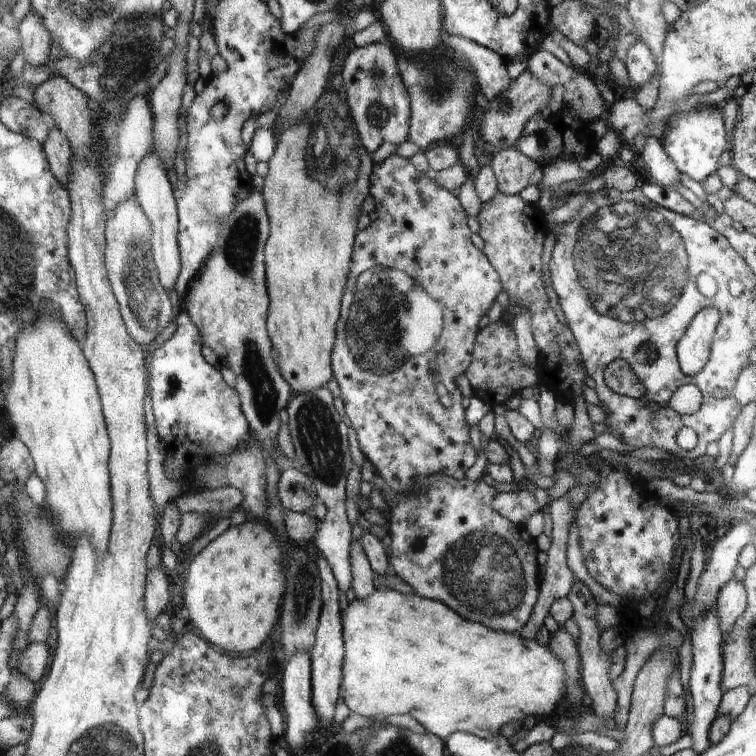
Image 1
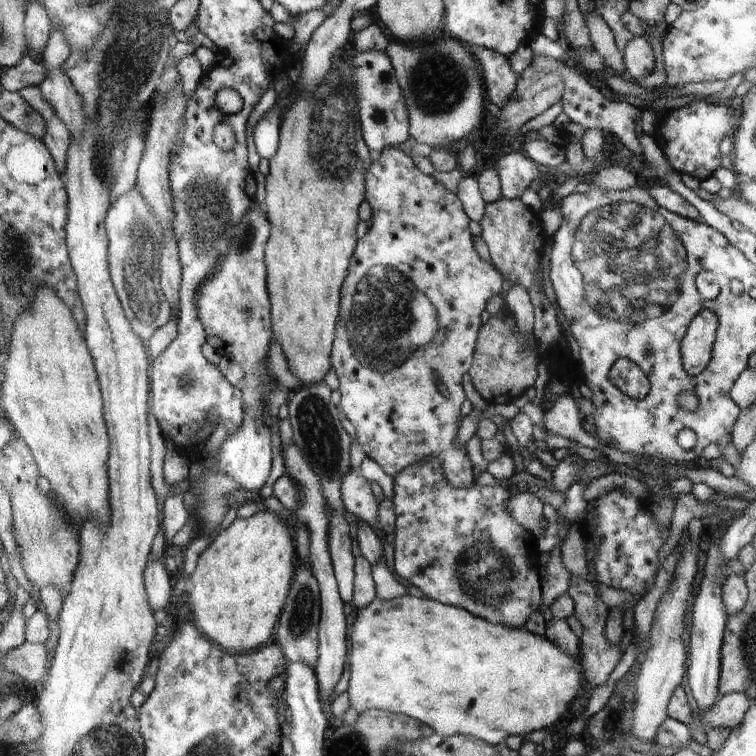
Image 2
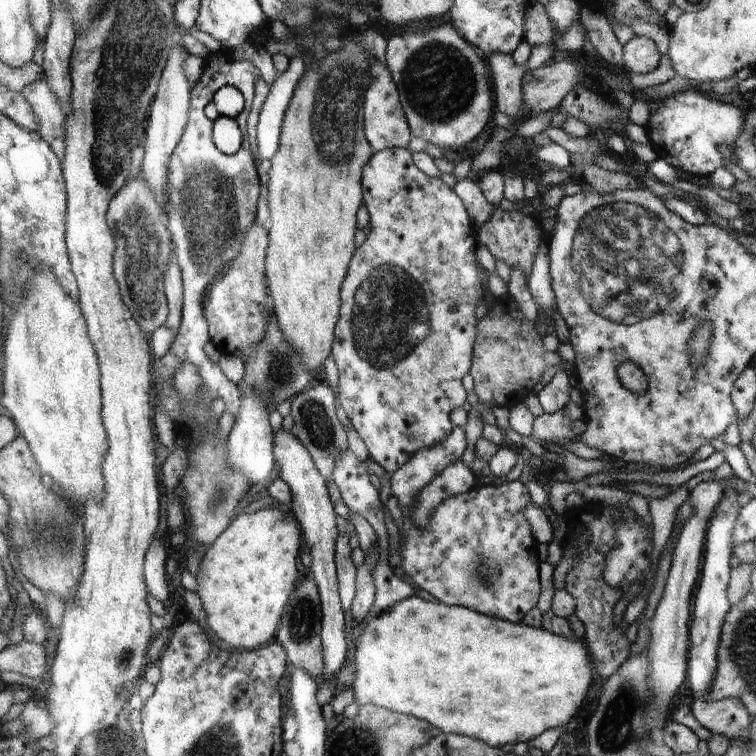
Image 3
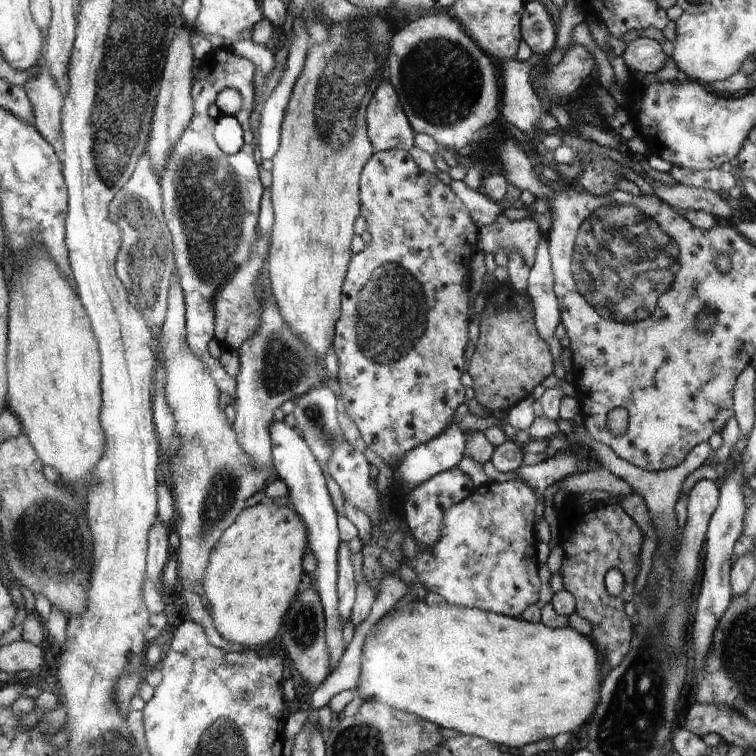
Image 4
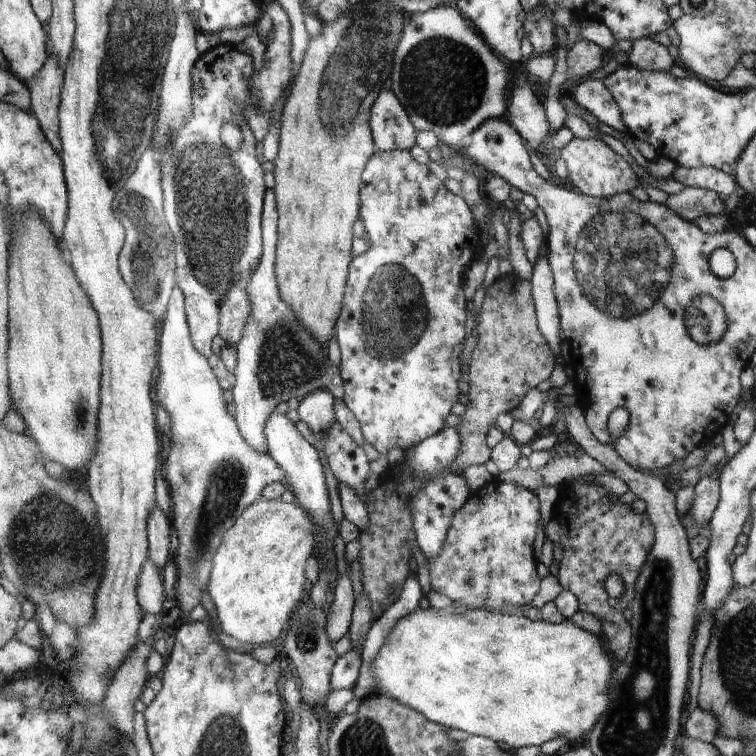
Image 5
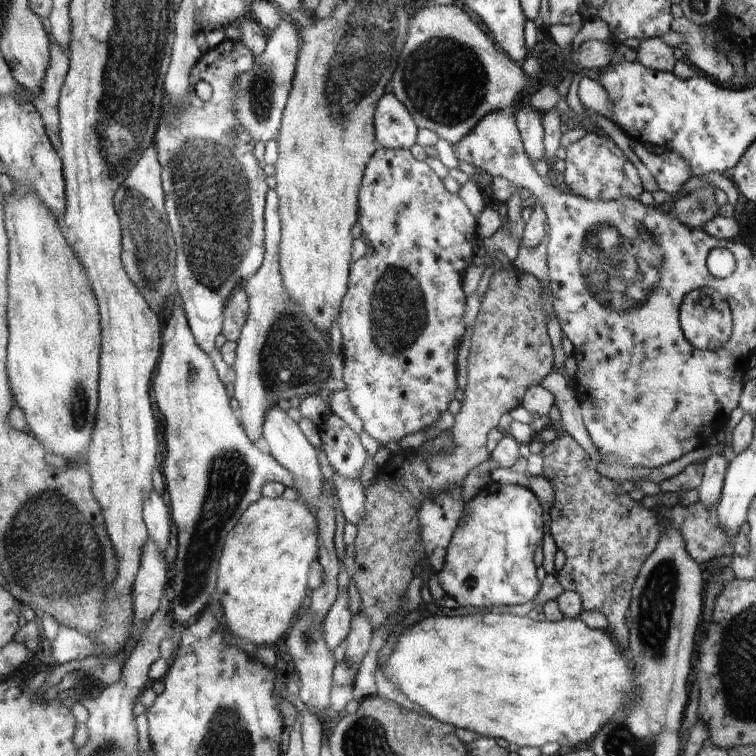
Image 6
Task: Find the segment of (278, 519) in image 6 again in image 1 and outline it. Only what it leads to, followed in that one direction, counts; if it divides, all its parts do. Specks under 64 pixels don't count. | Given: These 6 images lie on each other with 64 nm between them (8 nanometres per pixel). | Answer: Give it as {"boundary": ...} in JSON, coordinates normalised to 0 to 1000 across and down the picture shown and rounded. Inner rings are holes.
{"boundary":[[[313,689],[288,710],[283,712],[249,749],[249,762],[243,767],[243,802],[251,812],[251,820],[262,836],[275,847],[275,852],[288,854],[296,862],[328,862],[341,860],[368,817],[368,802],[373,791],[373,762],[376,751],[370,746],[376,730],[370,730],[370,717],[353,689]]]}

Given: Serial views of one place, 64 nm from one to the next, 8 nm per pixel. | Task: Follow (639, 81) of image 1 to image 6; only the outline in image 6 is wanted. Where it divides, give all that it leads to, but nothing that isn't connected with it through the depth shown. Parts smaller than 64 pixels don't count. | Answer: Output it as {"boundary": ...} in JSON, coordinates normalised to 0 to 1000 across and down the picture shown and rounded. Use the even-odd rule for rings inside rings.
{"boundary":[[[874,49],[848,53],[847,61],[841,65],[841,81],[854,90],[885,97],[889,97],[894,82],[889,66],[876,56]]]}

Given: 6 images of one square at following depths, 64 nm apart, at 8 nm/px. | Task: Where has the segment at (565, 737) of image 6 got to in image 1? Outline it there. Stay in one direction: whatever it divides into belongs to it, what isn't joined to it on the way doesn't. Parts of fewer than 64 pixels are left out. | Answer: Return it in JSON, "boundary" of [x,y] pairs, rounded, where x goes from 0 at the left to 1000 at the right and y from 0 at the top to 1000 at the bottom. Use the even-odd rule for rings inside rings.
{"boundary":[[[501,778],[489,788],[489,791],[468,791],[460,798],[460,804],[452,808],[452,821],[455,825],[455,884],[454,884],[454,905],[452,923],[455,931],[466,942],[483,947],[484,950],[497,950],[497,947],[508,947],[515,950],[524,944],[542,944],[550,955],[556,955],[566,968],[577,968],[579,974],[595,974],[598,968],[619,968],[627,974],[639,976],[651,976],[661,968],[661,963],[669,959],[669,955],[685,954],[688,958],[698,950],[696,944],[728,944],[735,934],[735,929],[743,923],[749,923],[749,892],[746,892],[746,878],[735,870],[735,865],[730,862],[726,852],[714,852],[709,844],[693,844],[684,839],[669,836],[656,836],[640,825],[624,823],[624,820],[614,820],[611,815],[606,815],[603,810],[598,810],[598,804],[585,799],[582,795],[563,792],[552,786],[533,786],[515,778]]]}

